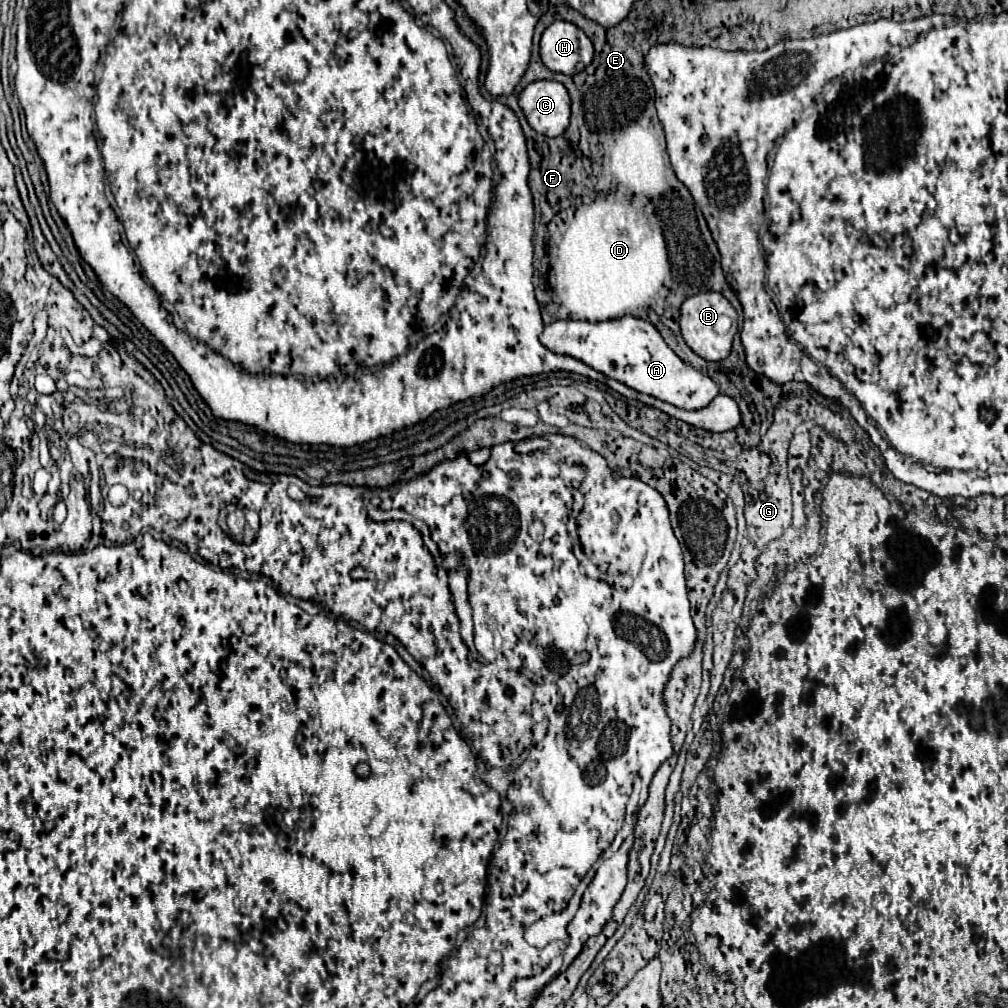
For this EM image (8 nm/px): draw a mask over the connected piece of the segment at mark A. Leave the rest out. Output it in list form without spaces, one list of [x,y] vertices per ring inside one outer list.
[[[631,314],[605,320],[605,322],[587,322],[587,320],[555,320],[545,326],[541,334],[541,344],[555,354],[573,356],[597,372],[623,382],[625,386],[655,396],[663,402],[685,410],[697,410],[707,406],[717,394],[717,384],[697,372],[693,366],[685,364],[661,338],[657,328],[641,318]]]

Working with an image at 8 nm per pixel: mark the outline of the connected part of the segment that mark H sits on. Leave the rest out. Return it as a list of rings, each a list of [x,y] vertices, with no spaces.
[[[557,20],[541,36],[541,60],[549,70],[573,76],[593,62],[593,44],[575,24]]]

